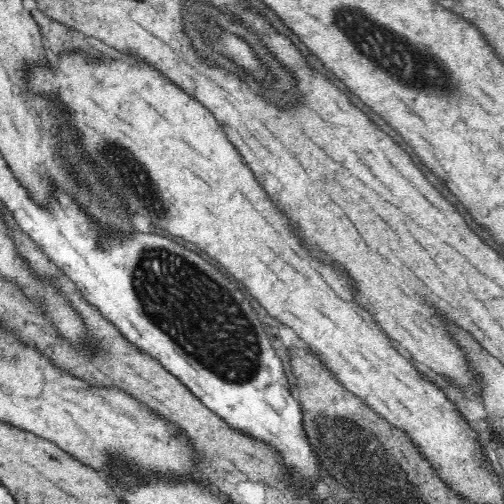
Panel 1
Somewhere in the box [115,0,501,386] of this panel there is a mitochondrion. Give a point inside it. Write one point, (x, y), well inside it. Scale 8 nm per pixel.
(415, 68)

